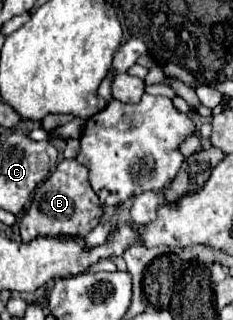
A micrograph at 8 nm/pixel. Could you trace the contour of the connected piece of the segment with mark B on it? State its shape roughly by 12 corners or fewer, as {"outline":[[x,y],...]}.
{"outline":[[75,158],[59,162],[19,220],[21,238],[83,236],[101,202]]}

